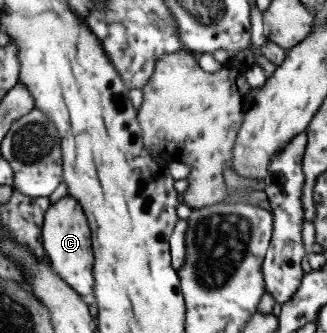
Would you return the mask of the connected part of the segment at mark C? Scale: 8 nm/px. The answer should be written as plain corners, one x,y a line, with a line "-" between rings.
71,194
63,195
59,201
50,204
47,208
42,225
42,240
45,255
49,258
54,273
79,295
90,300
94,293
91,230
83,206

